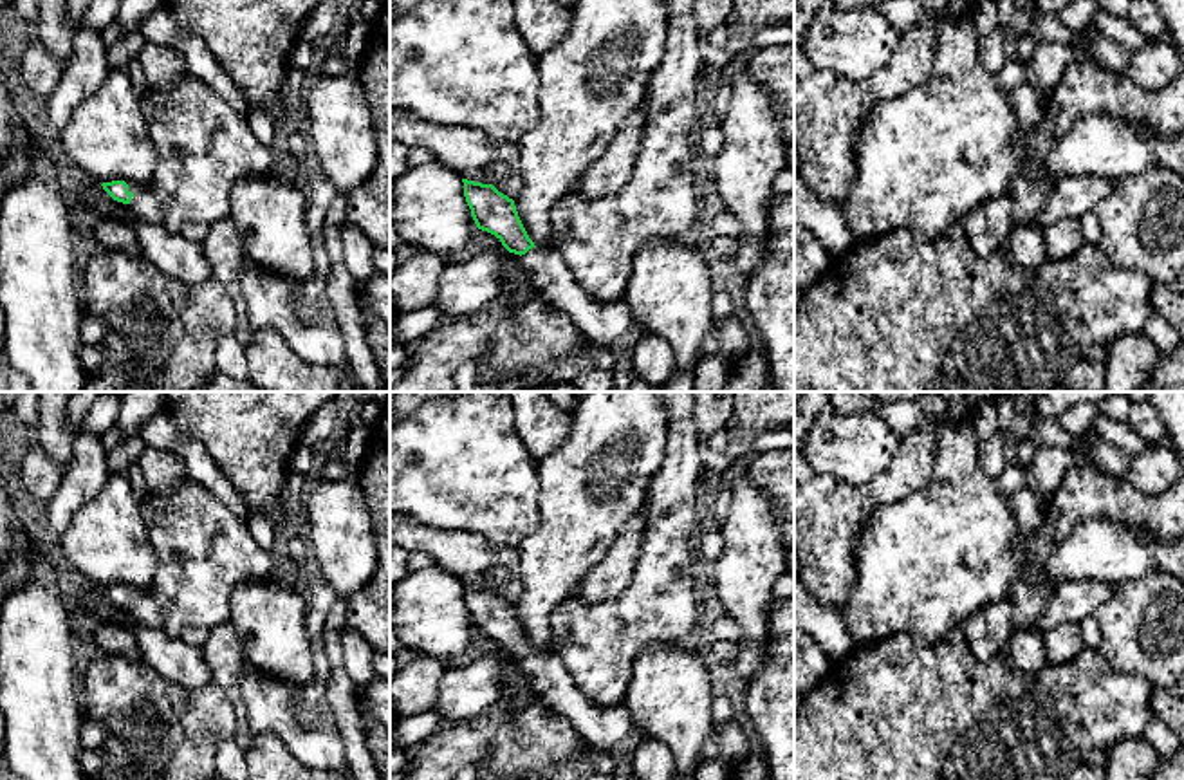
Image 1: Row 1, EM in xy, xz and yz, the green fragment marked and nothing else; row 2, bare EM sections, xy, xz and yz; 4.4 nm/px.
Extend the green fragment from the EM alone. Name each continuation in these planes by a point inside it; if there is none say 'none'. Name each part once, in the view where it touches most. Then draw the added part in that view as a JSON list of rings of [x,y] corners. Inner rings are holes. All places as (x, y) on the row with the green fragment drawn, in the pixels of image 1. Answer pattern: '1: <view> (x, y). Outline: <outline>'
1: xy (143, 204). Outline: [[[134,182],[126,184],[128,191],[132,191],[134,197],[125,206],[141,220],[162,224],[162,208],[159,206],[152,188],[148,184],[144,186]]]

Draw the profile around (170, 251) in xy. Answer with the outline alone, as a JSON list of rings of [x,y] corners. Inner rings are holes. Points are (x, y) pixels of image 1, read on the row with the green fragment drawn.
[[[99,182],[87,188],[83,199],[101,218],[117,218],[130,224],[143,256],[168,276],[184,283],[200,283],[213,278],[199,242],[170,231],[164,224],[137,218],[123,202],[114,200]]]

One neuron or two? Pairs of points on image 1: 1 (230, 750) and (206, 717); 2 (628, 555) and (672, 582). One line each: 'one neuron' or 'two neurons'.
1: two neurons
2: two neurons

